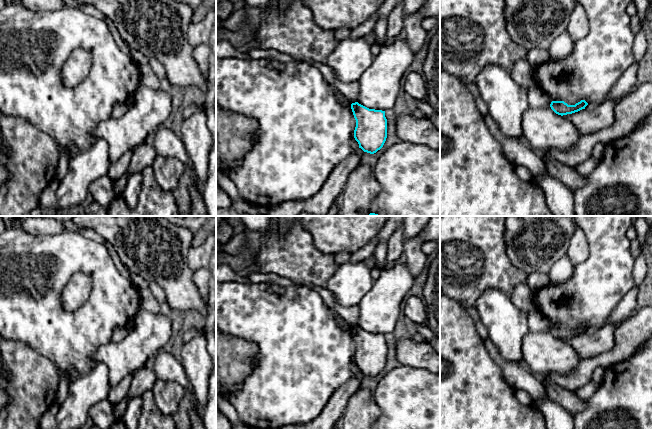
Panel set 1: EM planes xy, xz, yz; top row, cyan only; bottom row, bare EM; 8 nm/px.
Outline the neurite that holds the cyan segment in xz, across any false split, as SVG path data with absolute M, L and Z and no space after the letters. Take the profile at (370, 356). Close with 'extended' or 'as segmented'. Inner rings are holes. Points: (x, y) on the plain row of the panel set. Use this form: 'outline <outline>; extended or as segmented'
outline M358 326L351 328L356 344L354 362L364 376L374 378L380 374L387 362L385 335L369 333Z; as segmented

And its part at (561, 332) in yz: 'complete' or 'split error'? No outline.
complete

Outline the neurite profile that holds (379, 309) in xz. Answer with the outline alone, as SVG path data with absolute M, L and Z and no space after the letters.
M406 263L382 269L372 288L357 304L359 316L356 326L375 334L393 332L400 320L403 300L414 281Z

